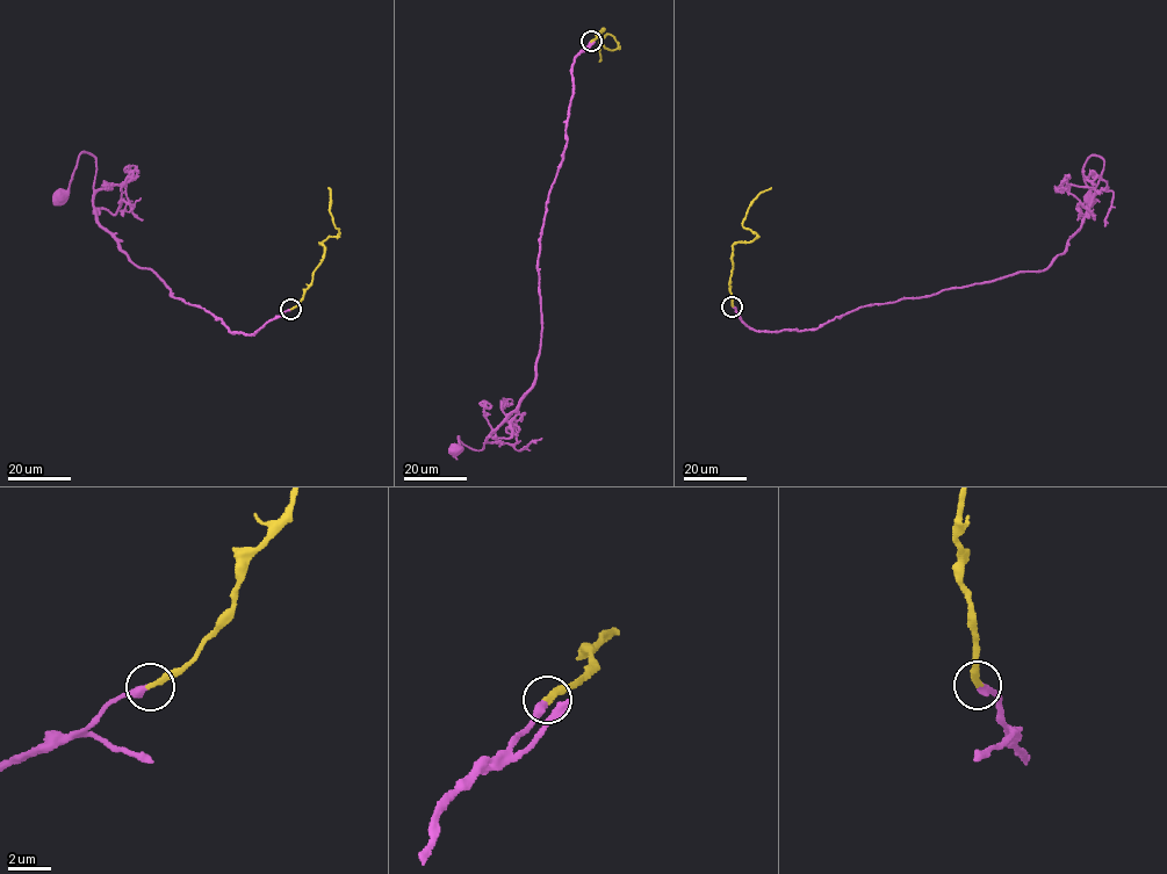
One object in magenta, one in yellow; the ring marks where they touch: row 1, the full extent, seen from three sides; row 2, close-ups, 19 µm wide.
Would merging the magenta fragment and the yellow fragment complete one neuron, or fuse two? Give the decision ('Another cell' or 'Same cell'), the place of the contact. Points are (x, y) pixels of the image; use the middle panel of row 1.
Same cell. Place: (591, 41)

